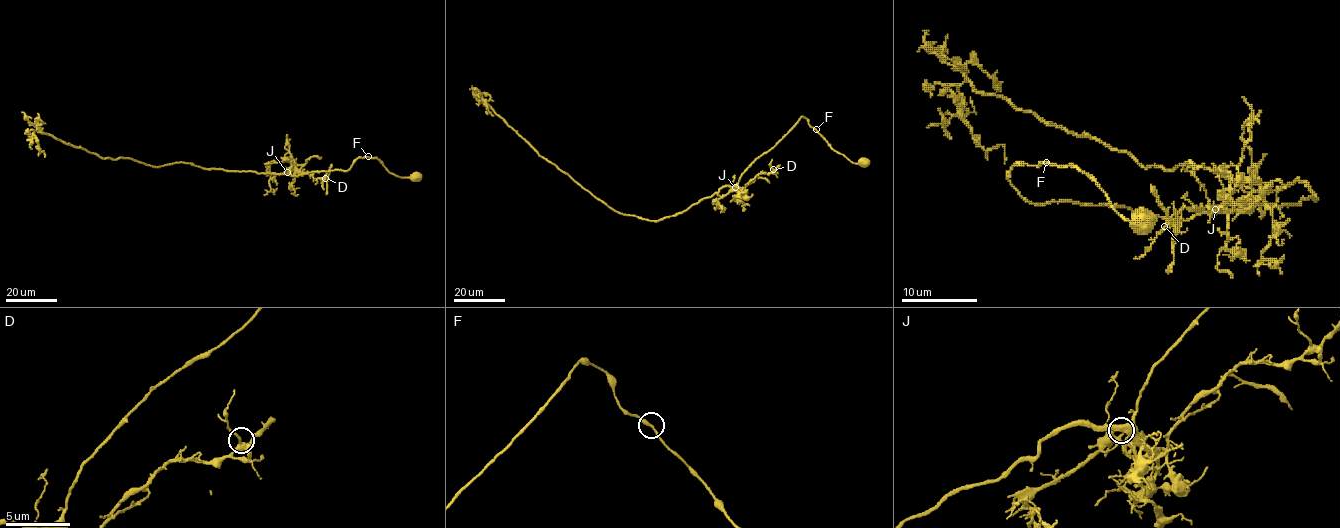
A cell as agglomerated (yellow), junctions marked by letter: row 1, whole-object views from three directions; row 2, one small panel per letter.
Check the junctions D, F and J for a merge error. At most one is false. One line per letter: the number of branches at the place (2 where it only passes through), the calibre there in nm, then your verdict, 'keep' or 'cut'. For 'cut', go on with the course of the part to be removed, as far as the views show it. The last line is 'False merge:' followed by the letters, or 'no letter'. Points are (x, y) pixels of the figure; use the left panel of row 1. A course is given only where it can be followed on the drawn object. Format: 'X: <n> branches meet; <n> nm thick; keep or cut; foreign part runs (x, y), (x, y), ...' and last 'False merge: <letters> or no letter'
D: 3 branches meet; 300 nm thick; keep
F: 2 branches meet; 260 nm thick; keep
J: 2 branches meet; 550 nm thick; keep
False merge: no letter

